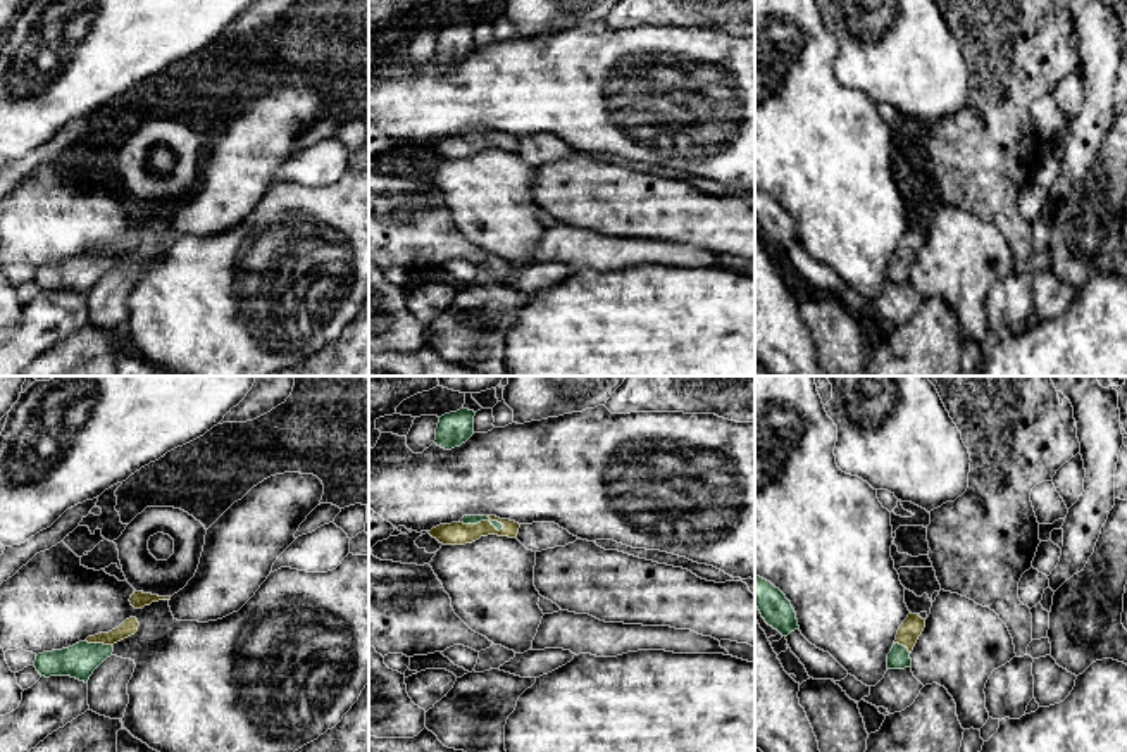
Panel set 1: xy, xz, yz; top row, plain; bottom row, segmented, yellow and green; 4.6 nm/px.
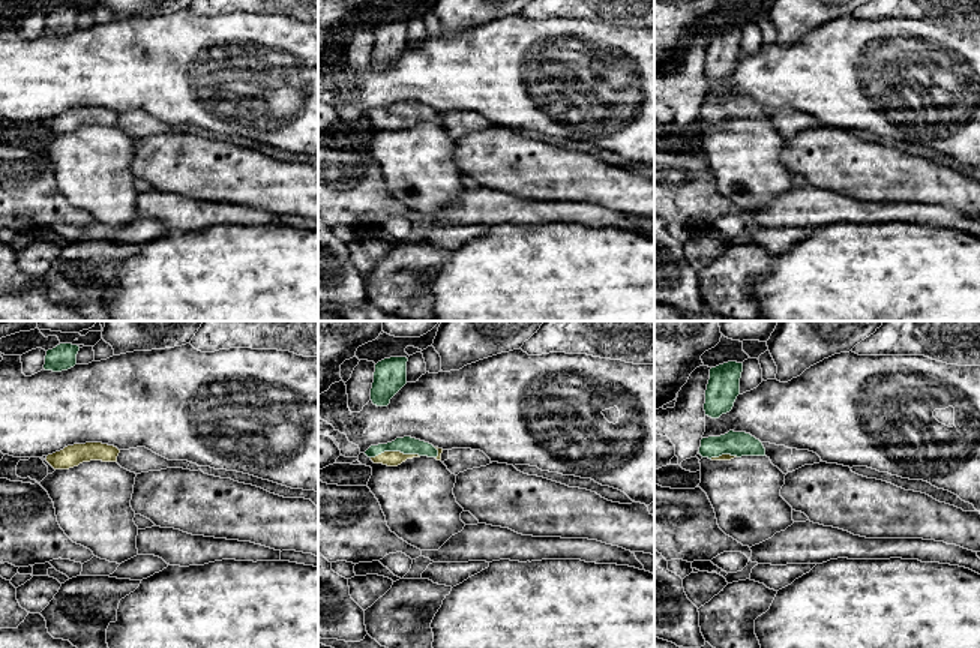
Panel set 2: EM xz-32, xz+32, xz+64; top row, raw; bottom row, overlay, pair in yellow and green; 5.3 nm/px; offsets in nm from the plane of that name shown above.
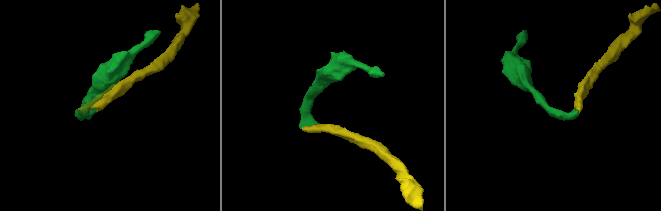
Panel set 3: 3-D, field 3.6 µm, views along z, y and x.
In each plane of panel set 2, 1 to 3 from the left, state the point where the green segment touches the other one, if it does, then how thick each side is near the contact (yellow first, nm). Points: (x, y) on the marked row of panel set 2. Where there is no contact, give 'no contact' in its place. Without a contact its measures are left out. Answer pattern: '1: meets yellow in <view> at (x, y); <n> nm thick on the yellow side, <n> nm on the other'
1: no contact
2: meets yellow in xz+32 at (395, 452); 80 nm thick on the yellow side, 100 nm on the other
3: meets yellow in xz+64 at (724, 455); 30 nm thick on the yellow side, 130 nm on the other

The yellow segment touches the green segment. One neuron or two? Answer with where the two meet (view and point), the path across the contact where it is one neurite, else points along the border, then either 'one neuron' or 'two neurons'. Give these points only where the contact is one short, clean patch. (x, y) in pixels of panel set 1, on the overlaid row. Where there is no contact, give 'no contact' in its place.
contact xz (483, 521); way xz (457, 533), (483, 521), (467, 520); one neuron

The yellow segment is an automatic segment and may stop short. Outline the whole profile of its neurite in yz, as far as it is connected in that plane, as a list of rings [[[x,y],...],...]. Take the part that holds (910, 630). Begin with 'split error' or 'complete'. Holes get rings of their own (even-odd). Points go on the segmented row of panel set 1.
split error | [[[908,614],[898,630],[894,645],[887,654],[887,669],[905,669],[912,666],[910,654],[925,628],[925,619],[918,614]]]

